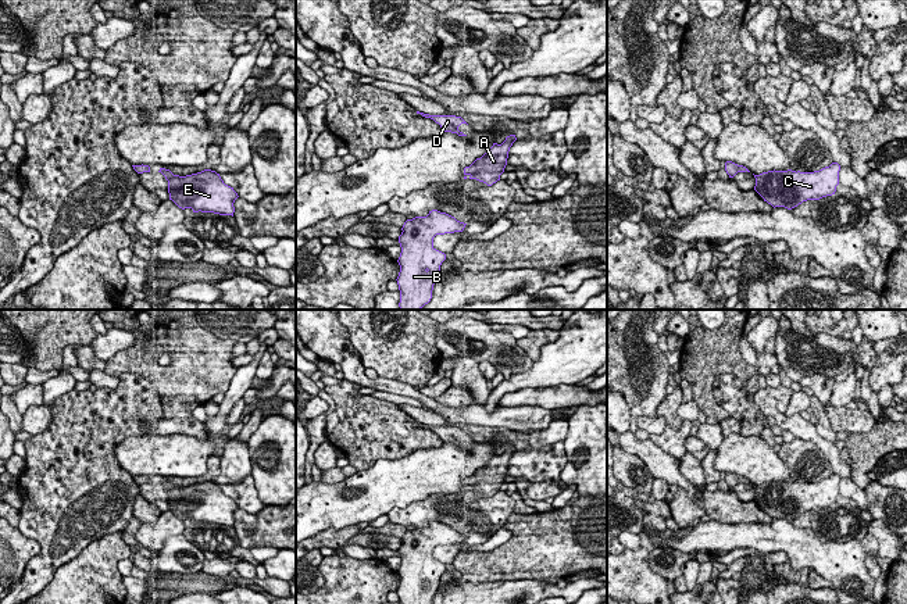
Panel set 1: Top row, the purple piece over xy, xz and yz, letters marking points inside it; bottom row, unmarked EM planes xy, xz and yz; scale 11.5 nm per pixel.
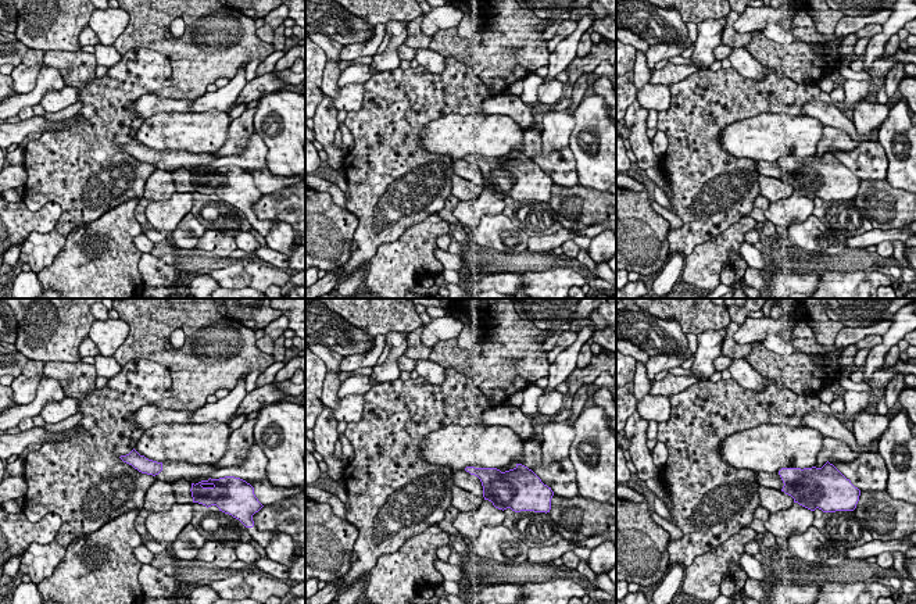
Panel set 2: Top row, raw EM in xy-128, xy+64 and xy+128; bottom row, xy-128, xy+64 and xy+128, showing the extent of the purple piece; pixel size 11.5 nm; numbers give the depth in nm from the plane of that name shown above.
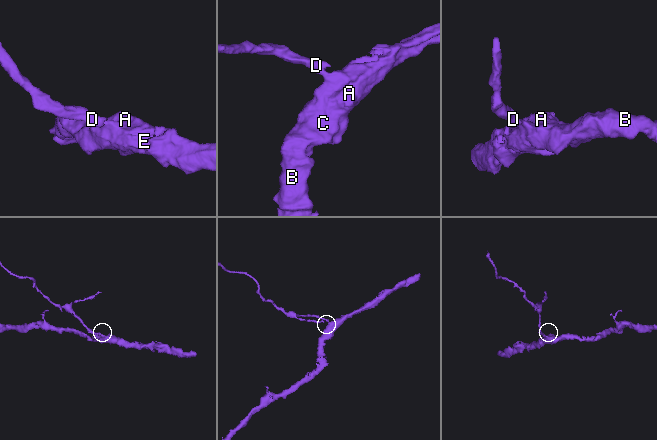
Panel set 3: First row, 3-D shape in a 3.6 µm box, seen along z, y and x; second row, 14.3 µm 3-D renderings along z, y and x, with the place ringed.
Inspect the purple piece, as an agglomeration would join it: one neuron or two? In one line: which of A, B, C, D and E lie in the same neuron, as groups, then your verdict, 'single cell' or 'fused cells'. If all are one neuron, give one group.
groups A B C D E; single cell

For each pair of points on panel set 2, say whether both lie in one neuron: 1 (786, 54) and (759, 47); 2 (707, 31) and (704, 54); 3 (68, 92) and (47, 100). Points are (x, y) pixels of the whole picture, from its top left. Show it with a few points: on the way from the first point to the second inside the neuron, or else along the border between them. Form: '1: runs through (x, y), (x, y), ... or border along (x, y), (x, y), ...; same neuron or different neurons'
1: runs through (779, 54), (766, 52); same neuron
2: runs through (707, 36), (704, 49); same neuron
3: runs through (63, 97), (53, 100); same neuron

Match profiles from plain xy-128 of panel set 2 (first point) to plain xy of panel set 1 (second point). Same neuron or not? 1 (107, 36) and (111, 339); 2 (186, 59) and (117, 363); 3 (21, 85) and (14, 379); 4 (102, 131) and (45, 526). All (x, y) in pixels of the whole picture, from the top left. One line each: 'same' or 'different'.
1: same
2: same
3: different
4: same

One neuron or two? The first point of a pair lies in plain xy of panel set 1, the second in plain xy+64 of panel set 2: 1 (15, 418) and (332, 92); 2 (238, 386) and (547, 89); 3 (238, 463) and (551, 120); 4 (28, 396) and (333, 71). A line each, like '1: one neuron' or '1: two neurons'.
1: one neuron
2: two neurons
3: one neuron
4: two neurons

